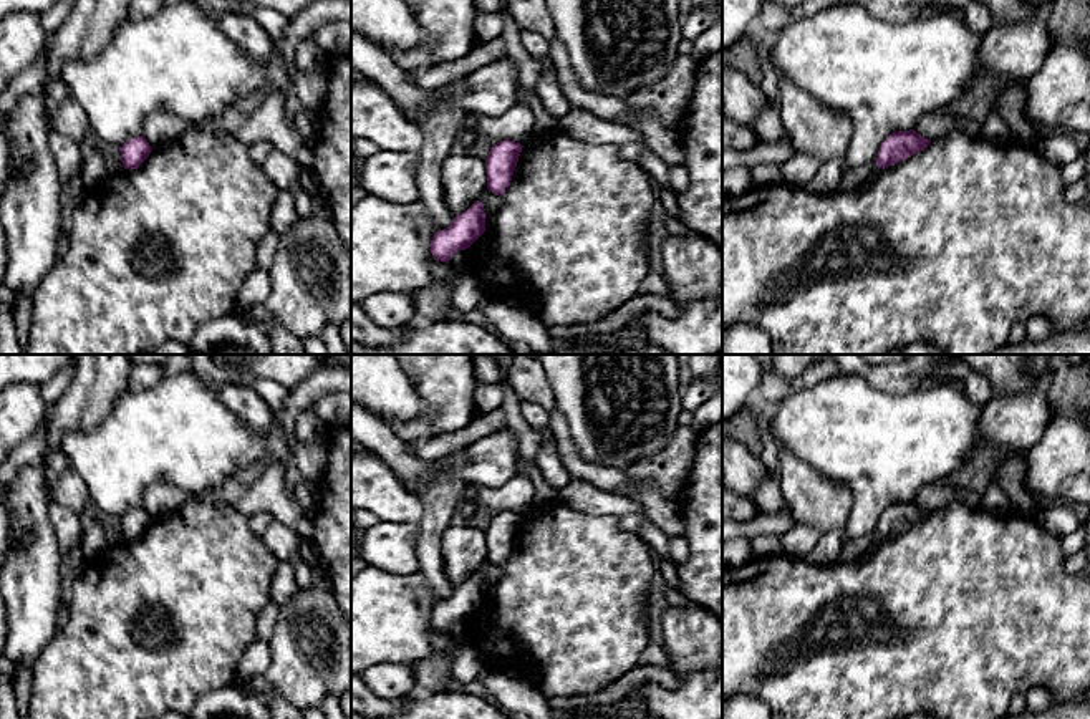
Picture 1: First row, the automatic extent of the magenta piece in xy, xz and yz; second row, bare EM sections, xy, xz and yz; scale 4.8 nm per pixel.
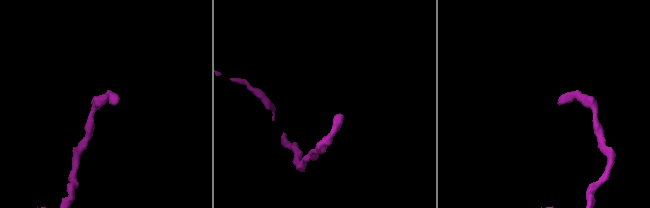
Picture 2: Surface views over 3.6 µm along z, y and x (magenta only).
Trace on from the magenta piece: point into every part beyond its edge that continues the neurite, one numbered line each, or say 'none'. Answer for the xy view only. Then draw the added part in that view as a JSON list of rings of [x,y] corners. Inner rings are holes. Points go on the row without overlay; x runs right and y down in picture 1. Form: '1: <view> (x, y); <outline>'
none

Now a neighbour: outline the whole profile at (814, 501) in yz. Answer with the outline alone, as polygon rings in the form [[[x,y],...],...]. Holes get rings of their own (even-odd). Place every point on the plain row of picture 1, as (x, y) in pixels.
[[[780,449],[777,480],[797,524],[822,533],[851,527],[850,487],[833,484],[787,449]]]

